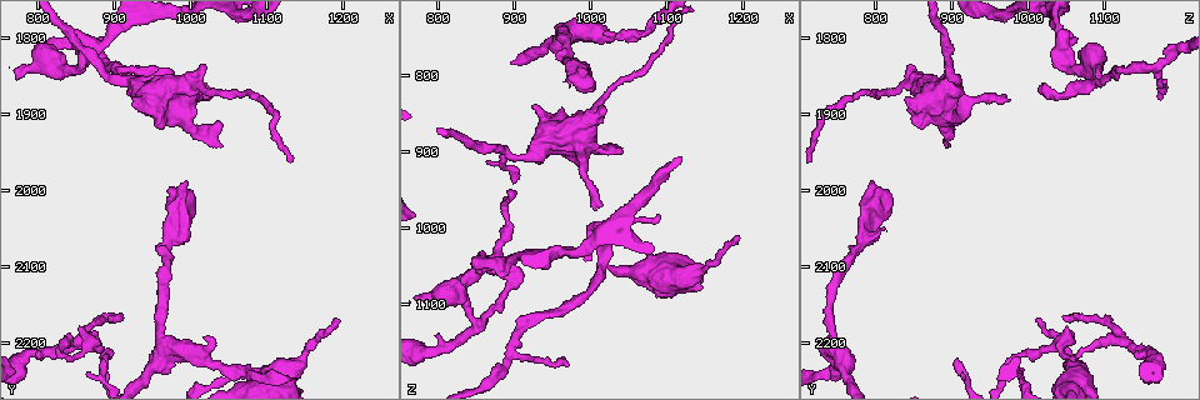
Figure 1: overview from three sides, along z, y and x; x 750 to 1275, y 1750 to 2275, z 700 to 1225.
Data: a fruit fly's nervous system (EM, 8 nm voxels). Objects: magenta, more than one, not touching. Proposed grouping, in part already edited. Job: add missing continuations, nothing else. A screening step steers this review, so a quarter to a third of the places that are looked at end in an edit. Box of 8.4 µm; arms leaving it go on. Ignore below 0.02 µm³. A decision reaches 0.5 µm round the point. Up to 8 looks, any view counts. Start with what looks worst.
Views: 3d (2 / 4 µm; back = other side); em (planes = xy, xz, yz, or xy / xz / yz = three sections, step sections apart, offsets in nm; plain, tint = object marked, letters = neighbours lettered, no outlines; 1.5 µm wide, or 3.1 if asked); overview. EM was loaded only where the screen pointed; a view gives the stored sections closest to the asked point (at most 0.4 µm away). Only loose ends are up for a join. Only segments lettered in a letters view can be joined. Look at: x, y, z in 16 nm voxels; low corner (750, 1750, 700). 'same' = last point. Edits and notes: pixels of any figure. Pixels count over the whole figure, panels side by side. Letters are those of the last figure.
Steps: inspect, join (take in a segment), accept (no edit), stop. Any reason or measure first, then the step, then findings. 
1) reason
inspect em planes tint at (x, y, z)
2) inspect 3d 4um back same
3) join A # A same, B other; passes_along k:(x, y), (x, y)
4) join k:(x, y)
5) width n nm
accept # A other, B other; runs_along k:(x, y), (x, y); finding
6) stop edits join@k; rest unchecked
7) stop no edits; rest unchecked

inspect 3d 2um at (1010, 1855, 1025)

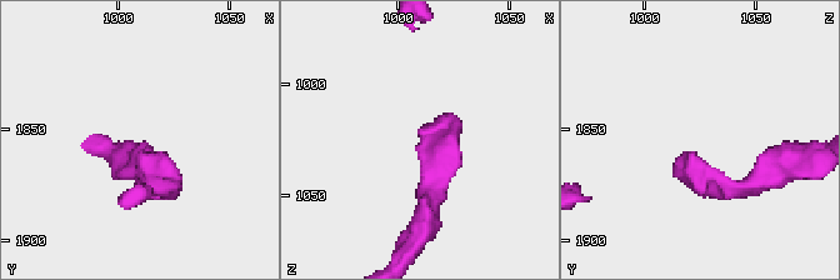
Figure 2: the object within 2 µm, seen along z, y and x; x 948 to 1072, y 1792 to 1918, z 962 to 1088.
inspect em planes letters at (1013, 1860, 1022)

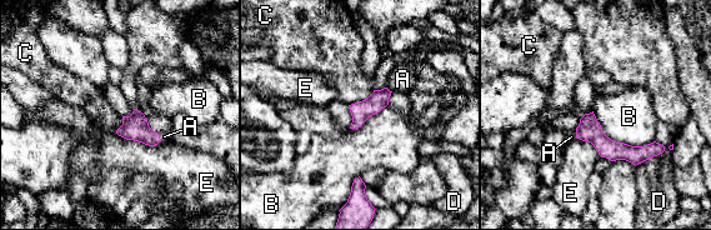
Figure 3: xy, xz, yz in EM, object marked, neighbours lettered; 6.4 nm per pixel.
longest_contact B 440 nm
join A # A same, B other, C other, D other, E other; passes_along 3:(360, 111), (387, 89), (402, 79); the neuron continues

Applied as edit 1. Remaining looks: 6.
see it whole again
inspect overview

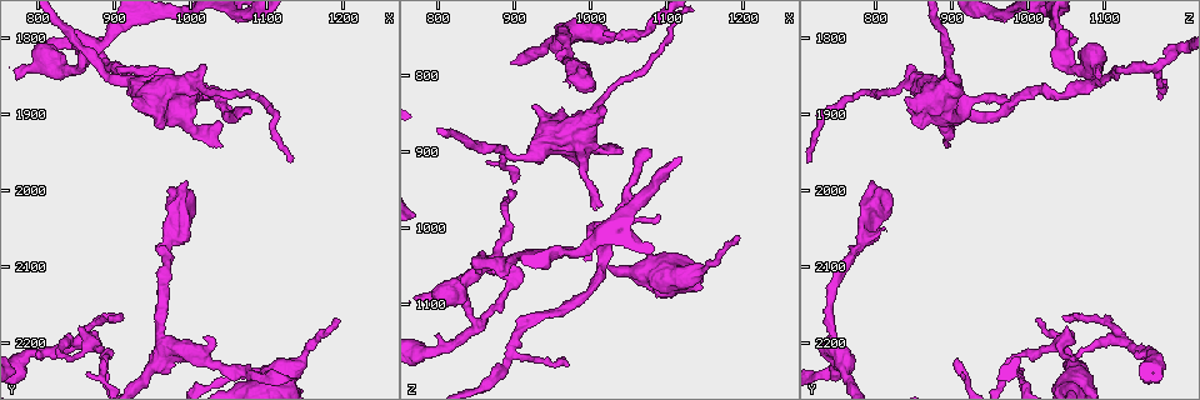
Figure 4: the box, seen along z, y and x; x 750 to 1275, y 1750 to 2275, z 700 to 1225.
an open end
inspect em planes plain at (1080, 1900, 895)

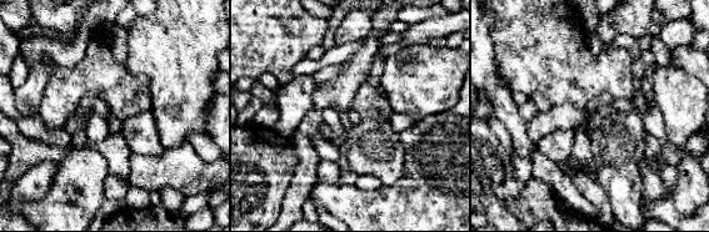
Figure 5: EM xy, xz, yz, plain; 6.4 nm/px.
see the neighbours
inspect em planes letters same

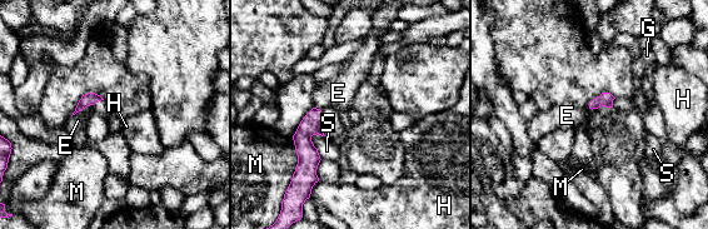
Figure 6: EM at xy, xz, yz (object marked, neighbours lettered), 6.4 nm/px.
join E # E same, G other, H other, M other, S other; passes_along 6:(89, 99), (86, 105), (78, 120); it goes on there

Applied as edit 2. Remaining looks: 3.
inspect overview

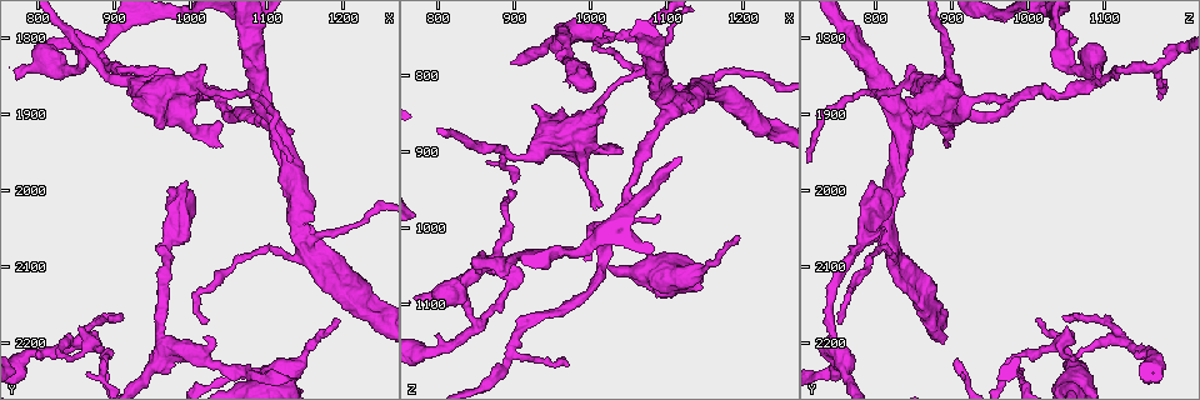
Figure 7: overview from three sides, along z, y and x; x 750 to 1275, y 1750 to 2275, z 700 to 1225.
an open end
inspect 3d 2um back at (895, 2165, 1050)

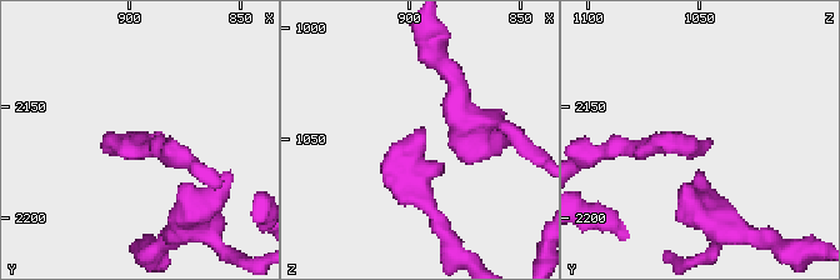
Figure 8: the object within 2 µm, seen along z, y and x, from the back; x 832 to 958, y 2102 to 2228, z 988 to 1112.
now the EM
inspect em planes letters at (892, 2164, 1048)

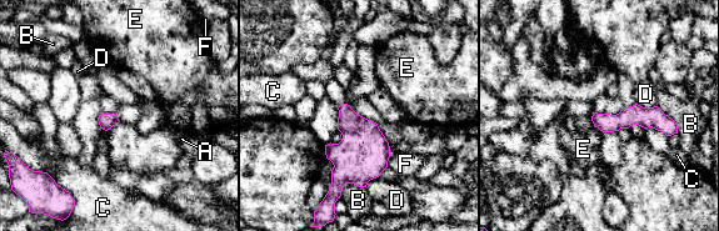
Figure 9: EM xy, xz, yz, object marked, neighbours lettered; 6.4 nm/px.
accept # A other, B other, C other, D other, E other, F other; runs_along 9:(595, 117), (655, 117), (672, 126); none of them fits

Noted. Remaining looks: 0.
stop edits join@3, join@6; rest unchecked

